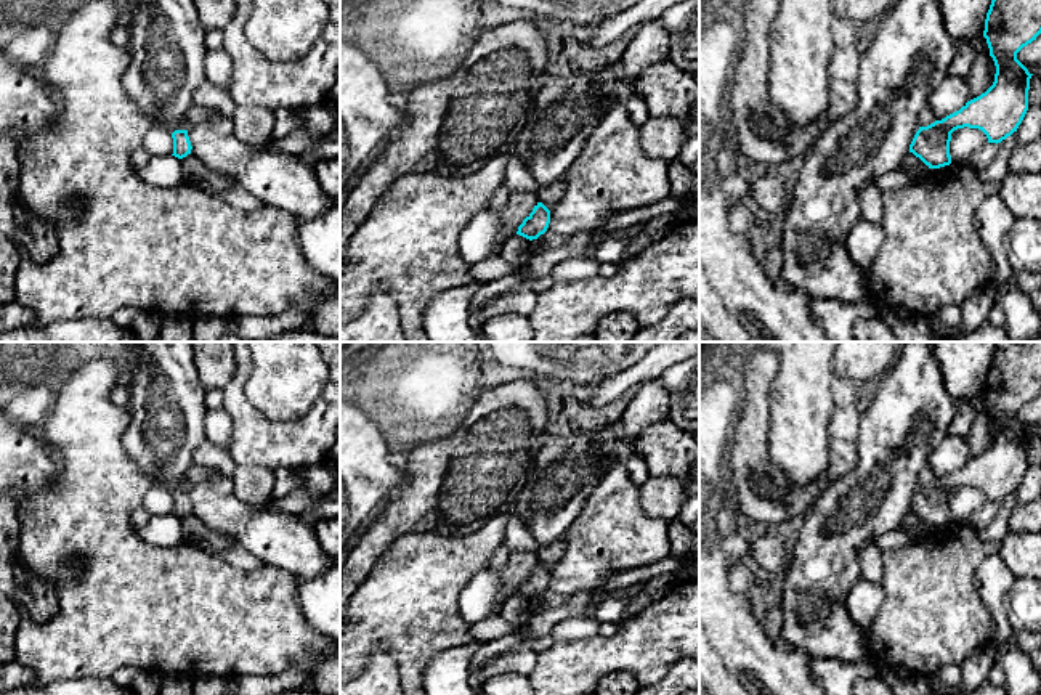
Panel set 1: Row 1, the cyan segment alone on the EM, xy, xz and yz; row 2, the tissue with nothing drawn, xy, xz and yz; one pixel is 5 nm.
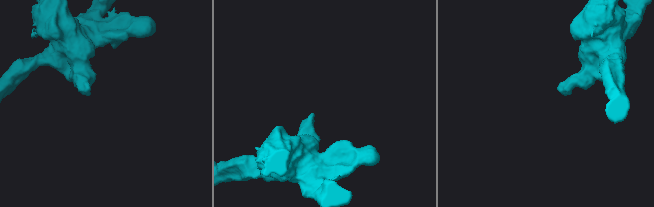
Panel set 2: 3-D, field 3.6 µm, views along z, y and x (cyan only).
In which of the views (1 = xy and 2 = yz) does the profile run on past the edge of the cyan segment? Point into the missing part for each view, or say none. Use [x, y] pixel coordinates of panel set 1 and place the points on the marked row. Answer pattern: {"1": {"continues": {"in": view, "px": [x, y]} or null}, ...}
{"1": {"continues": null}, "2": {"continues": null}}

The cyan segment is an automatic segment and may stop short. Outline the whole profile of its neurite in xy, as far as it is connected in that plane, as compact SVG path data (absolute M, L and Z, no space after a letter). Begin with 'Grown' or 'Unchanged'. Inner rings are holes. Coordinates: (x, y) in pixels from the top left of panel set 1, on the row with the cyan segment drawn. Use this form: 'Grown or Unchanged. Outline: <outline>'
Unchanged. Outline: M175 130L172 133L172 138L173 138L173 154L172 156L183 159L188 154L191 154L192 146L188 136L188 130Z

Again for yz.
Unchanged. Outline: M991 0L983 37L996 74L993 85L967 101L959 111L919 127L909 152L929 169L951 164L950 141L958 128L978 128L988 143L1001 143L1017 132L1028 111L1033 74L1017 59L1017 53L1041 34L1041 0Z

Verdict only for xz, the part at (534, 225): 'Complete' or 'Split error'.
Complete

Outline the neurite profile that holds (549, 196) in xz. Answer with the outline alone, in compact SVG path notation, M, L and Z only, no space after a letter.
M565 175L561 180L539 188L537 197L549 210L563 197L568 186L568 177Z

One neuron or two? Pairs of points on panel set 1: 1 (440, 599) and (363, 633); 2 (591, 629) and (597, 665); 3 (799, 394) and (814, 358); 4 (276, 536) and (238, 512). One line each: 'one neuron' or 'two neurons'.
1: one neuron
2: two neurons
3: one neuron
4: one neuron

